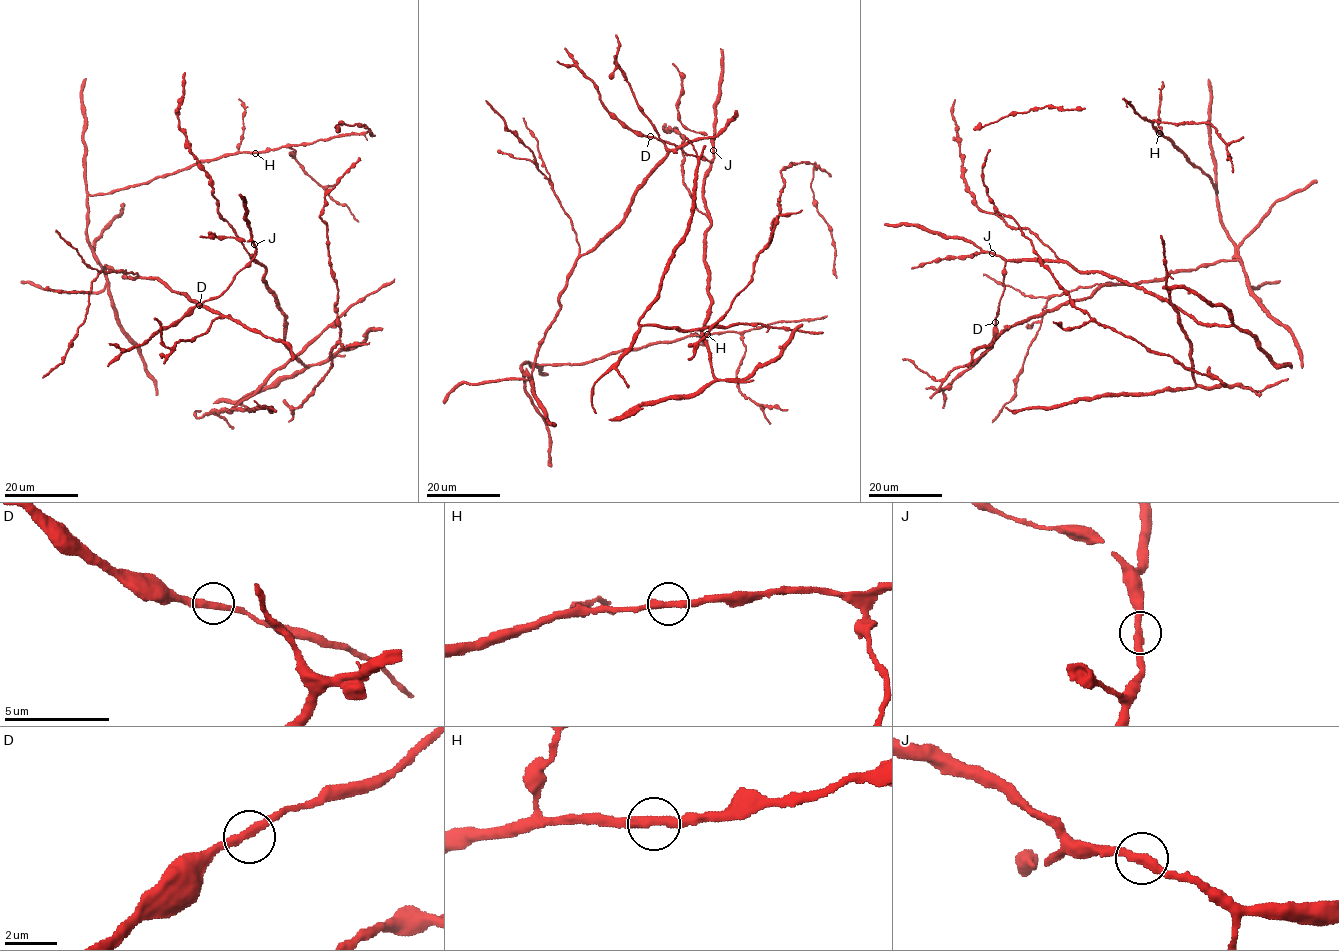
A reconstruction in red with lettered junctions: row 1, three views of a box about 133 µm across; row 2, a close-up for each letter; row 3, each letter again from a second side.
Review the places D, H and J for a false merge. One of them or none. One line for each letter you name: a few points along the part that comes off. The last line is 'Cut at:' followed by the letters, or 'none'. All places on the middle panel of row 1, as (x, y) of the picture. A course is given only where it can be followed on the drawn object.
Cut at: none

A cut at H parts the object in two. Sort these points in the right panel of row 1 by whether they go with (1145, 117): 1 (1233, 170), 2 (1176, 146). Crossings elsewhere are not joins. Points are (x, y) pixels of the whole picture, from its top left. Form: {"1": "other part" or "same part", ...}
{"1": "same part", "2": "other part"}

